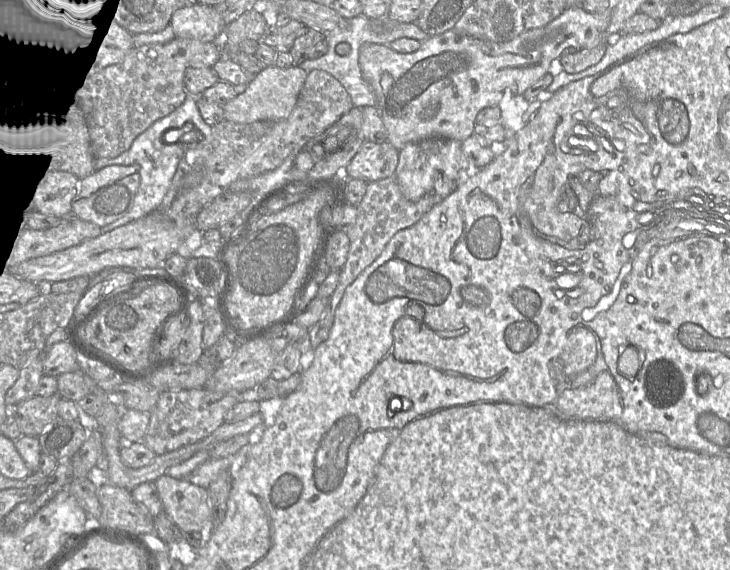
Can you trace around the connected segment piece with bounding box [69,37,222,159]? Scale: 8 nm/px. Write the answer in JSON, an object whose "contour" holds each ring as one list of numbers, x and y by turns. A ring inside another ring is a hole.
{"contour":[[174,37,167,43,131,46,120,61,84,81,71,84,69,92,94,158,114,158,128,150,138,135,155,121,169,115,185,101,186,90,183,79,186,68,189,66,212,68,221,57,221,40,201,42,196,39]]}

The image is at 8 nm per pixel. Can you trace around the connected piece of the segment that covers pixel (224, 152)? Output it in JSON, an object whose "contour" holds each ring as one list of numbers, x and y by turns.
{"contour":[[312,70,286,119,247,124,223,120,211,127,210,136,186,144,171,185,155,211,165,213,175,223,191,224,199,211,228,191,233,182,274,170,300,140,318,135,353,107,350,95,336,78,326,71]]}

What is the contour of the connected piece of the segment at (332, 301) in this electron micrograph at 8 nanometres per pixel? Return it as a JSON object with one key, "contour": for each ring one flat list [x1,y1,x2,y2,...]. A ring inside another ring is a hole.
{"contour":[[395,175,369,182,362,201,357,206,357,219,353,228,346,234,350,240,350,248,346,263,340,270,338,285,327,300,327,306,321,319,308,329,309,344,316,349,324,342,334,322,334,315,346,288,357,276,381,254,390,239,400,230,416,224,433,204,432,193,425,194,419,201,412,202,405,198,398,185]]}

